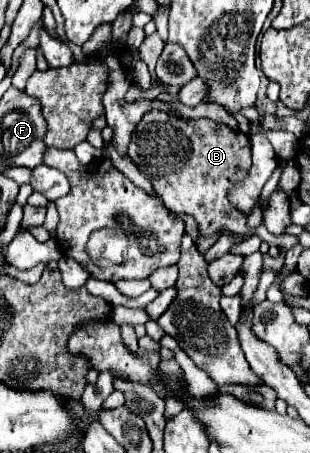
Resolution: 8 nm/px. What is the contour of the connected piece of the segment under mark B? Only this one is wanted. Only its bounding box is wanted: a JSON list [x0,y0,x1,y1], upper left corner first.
[129,111,251,235]

